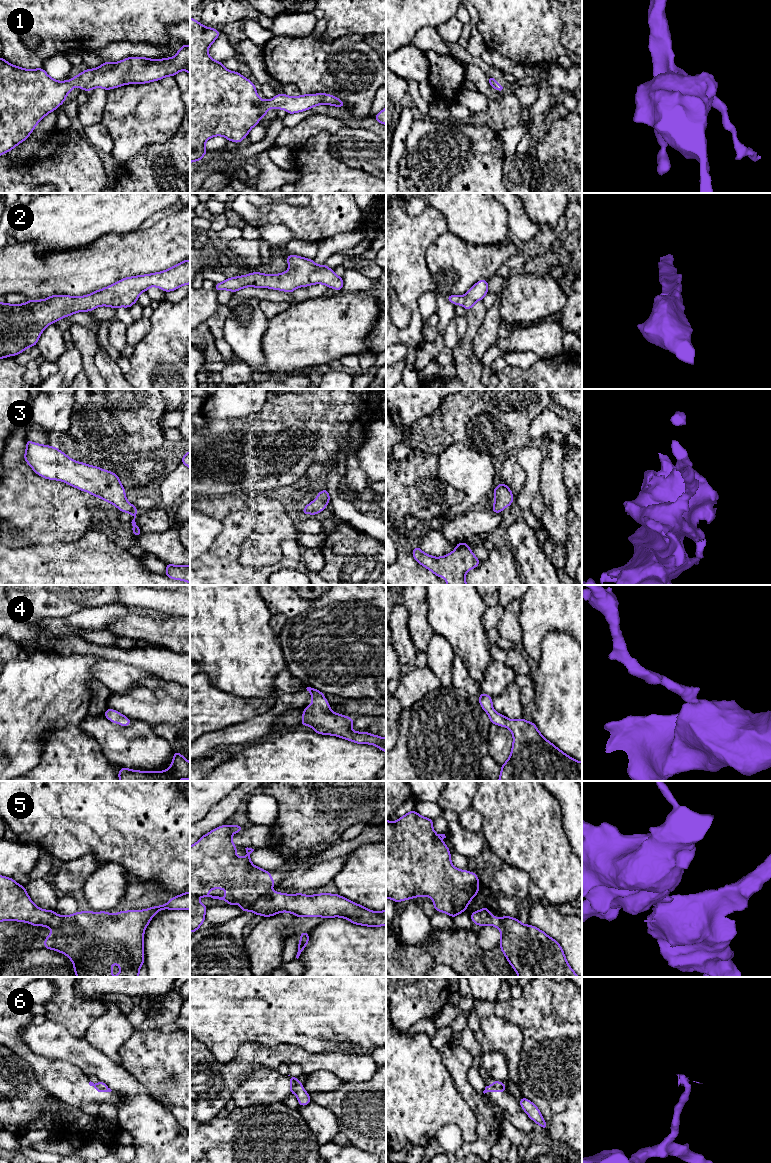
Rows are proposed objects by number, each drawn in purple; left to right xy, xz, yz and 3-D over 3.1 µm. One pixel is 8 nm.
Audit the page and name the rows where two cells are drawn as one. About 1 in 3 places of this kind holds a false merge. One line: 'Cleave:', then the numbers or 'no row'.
Cleave: 5, 6

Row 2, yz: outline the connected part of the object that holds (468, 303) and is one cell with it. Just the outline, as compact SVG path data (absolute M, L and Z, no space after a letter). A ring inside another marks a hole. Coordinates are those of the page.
M482 279L475 283L465 295L449 295L446 298L454 305L462 305L468 311L477 301L482 300L488 292L488 282L486 279Z

